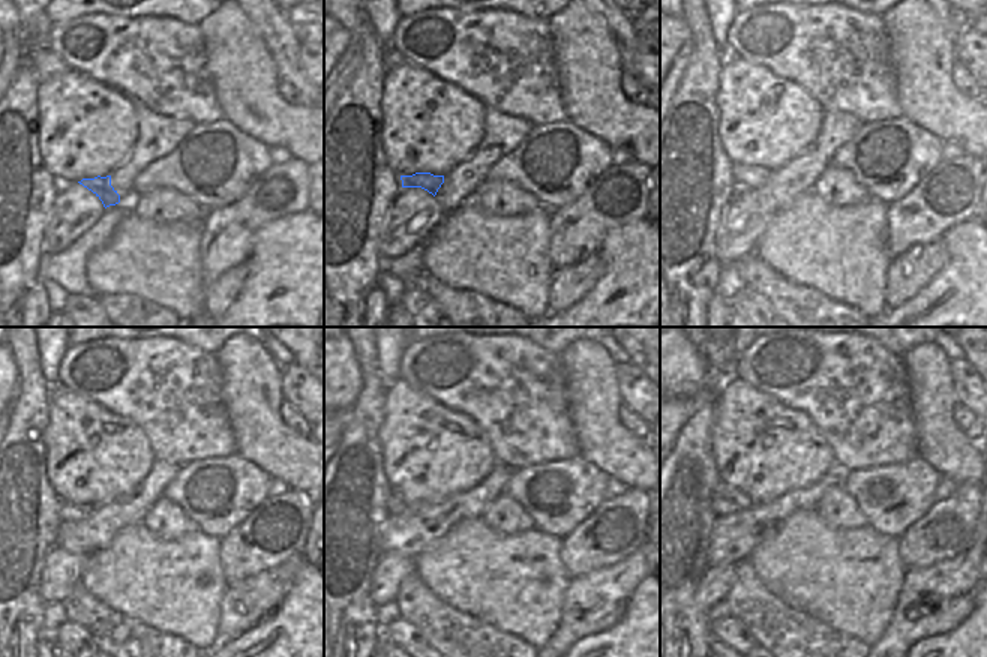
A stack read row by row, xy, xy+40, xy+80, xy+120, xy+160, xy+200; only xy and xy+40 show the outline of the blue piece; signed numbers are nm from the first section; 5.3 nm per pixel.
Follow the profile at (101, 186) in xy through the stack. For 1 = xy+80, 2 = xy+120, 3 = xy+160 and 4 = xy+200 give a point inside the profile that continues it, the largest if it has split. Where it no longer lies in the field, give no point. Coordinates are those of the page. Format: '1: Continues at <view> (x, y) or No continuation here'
1: Continues at xy+80 (746, 177)
2: Continues at xy+120 (69, 512)
3: Continues at xy+160 (395, 504)
4: Continues at xy+200 (726, 500).

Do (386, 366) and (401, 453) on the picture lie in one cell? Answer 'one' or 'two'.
two

